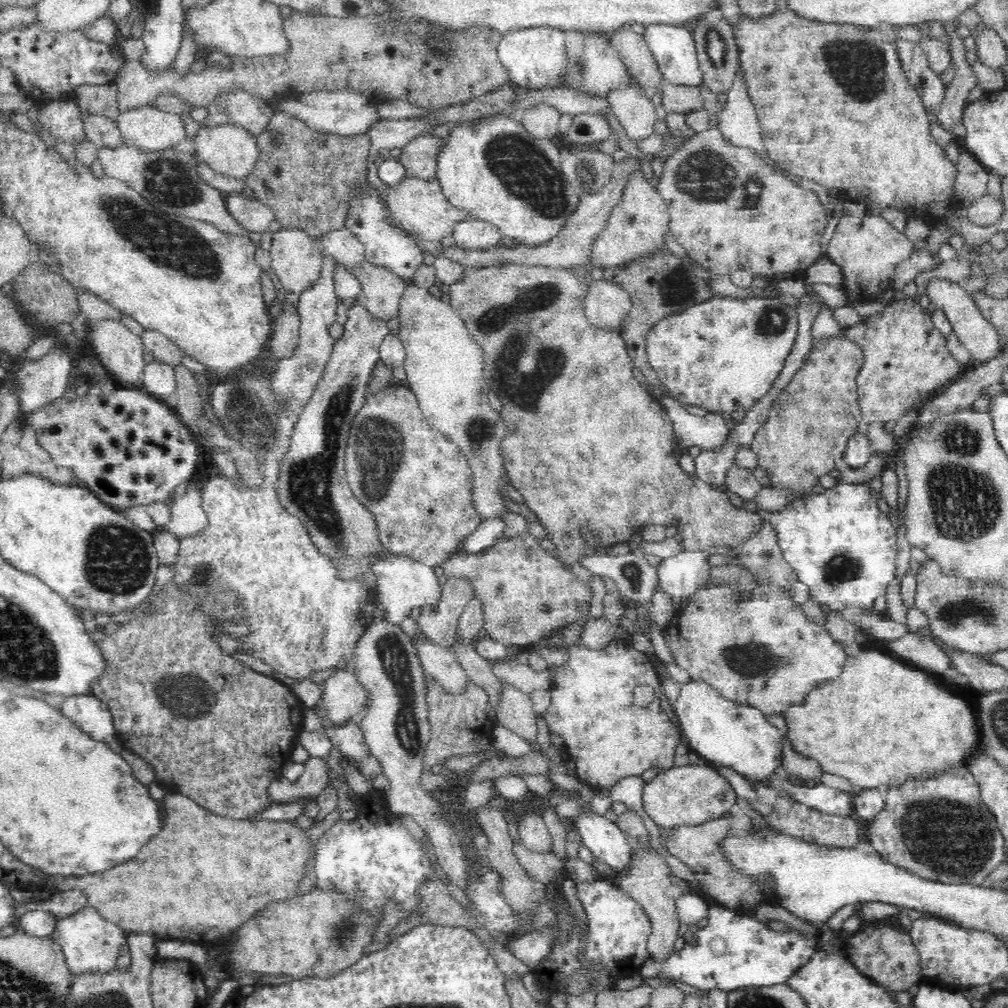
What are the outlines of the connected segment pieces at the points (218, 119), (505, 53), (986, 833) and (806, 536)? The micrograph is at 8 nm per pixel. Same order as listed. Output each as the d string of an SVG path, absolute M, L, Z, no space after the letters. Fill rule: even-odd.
M246 90L229 91L216 96L208 104L208 114L203 124L214 126L220 123L240 124L257 136L262 134L276 110L258 94Z
M532 26L514 30L501 36L497 44L497 55L506 67L510 80L526 90L544 89L552 78L558 78L565 65L565 34L558 28Z
M910 784L902 785L902 788L898 788L897 786L887 788L886 793L884 794L884 808L869 822L869 827L865 830L866 839L872 845L872 848L874 848L875 853L882 859L882 862L897 866L898 868L913 874L916 878L923 878L924 881L936 881L942 884L982 886L984 880L986 880L986 878L988 878L988 876L990 876L1004 860L1007 860L1004 839L996 824L995 816L988 812L988 808L982 800L974 800L974 798L964 798L964 800L960 800L962 804L956 802L956 808L952 808L948 800L938 798L938 812L936 812L936 798L934 798L934 806L928 808L928 810L932 810L932 812L918 812L920 808L924 810L924 806L928 806L928 798L914 798L914 796L912 796L912 788L906 790L908 786L910 786Z
M839 483L833 488L822 491L816 490L812 494L798 497L790 507L778 514L764 514L764 517L770 519L772 525L776 526L776 531L778 531L778 546L782 549L784 558L790 563L790 567L796 571L798 580L808 586L809 599L827 610L842 611L844 608L850 608L850 606L860 606L860 608L872 611L876 598L886 594L888 584L894 579L895 558L898 552L895 520L893 518L888 519L882 515L877 504L877 499L877 494L873 494L866 484Z

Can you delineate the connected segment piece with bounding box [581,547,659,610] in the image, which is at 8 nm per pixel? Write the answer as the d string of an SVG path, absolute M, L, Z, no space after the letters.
M639 547L634 548L627 554L615 555L592 555L588 558L582 558L581 563L592 575L604 578L610 578L616 583L619 594L634 607L641 606L648 610L652 595L656 593L656 586L659 584L656 562L650 562Z

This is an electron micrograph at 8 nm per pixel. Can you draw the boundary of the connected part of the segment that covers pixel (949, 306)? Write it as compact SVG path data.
M932 278L928 282L926 290L930 302L944 311L953 327L954 334L970 351L974 360L980 360L983 363L988 362L1001 353L1003 344L1000 342L996 328L980 314L977 306L973 303L971 293L966 291L961 284L942 280L941 278Z

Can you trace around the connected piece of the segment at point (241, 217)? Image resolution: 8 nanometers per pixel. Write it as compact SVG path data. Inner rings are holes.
M232 192L226 194L226 204L230 214L242 228L250 233L265 233L269 231L270 222L274 219L273 210L262 204L253 195Z

